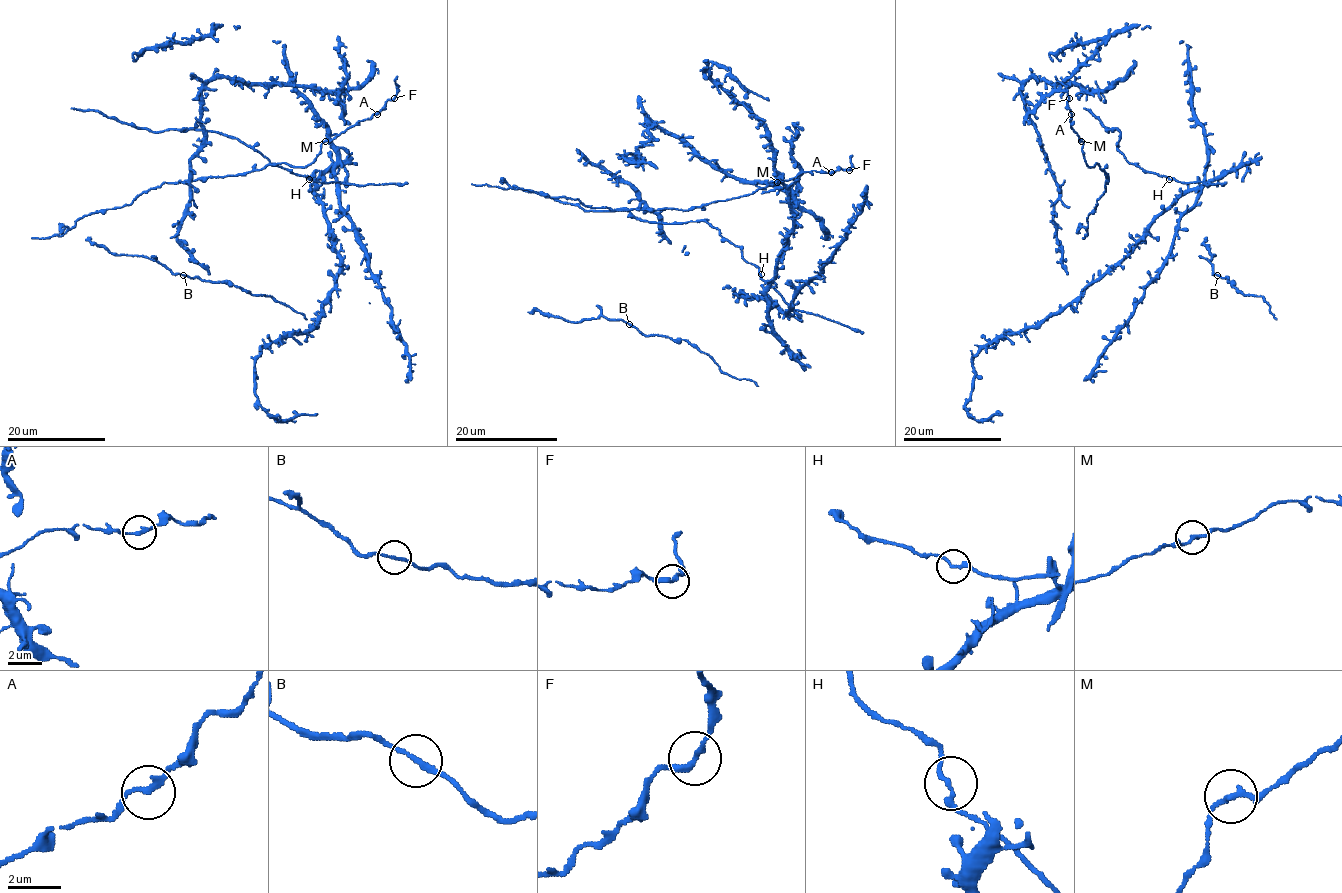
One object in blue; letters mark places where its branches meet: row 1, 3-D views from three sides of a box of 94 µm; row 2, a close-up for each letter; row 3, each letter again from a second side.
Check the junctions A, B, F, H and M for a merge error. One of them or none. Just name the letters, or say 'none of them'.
none of them

